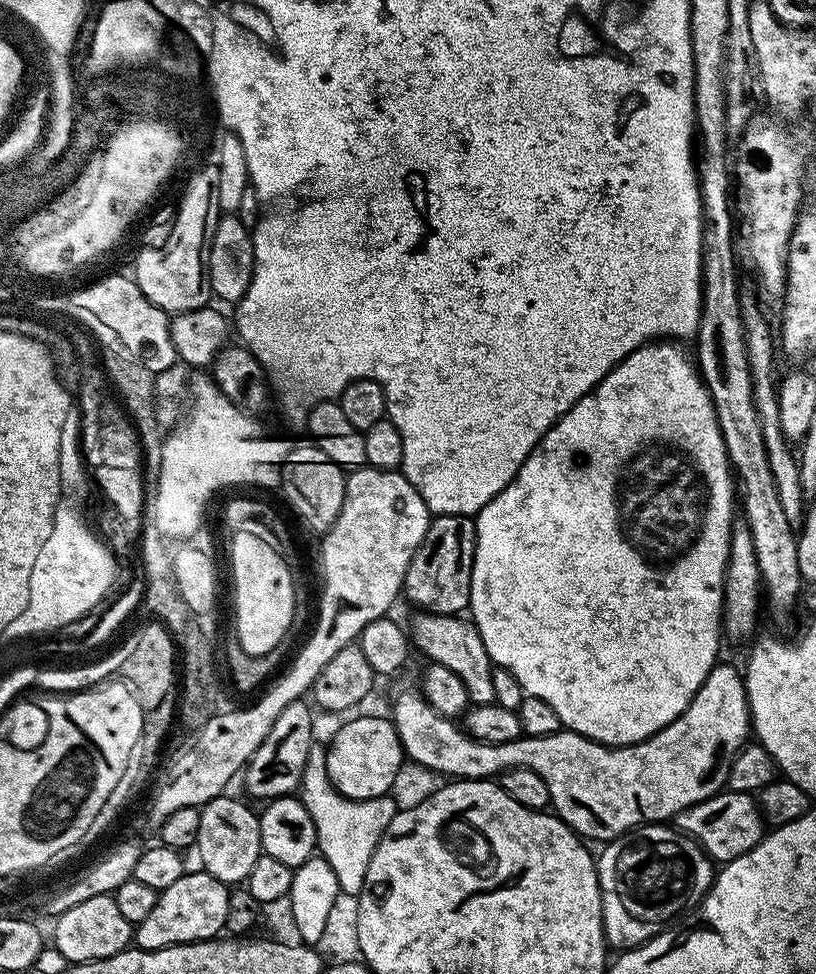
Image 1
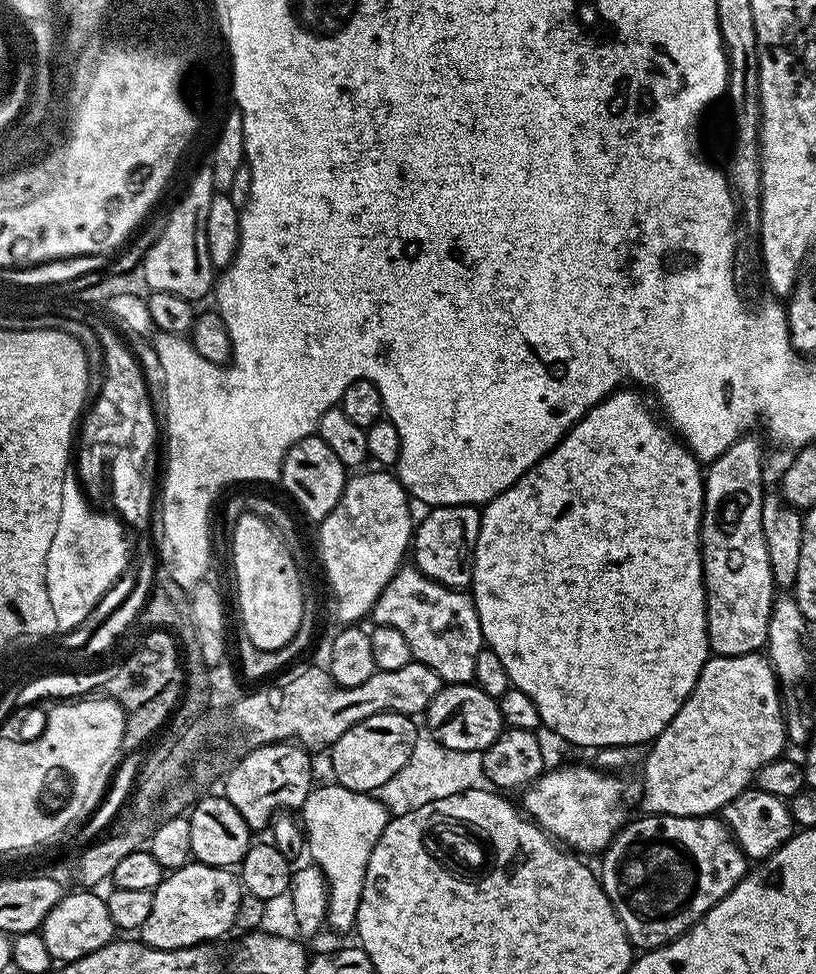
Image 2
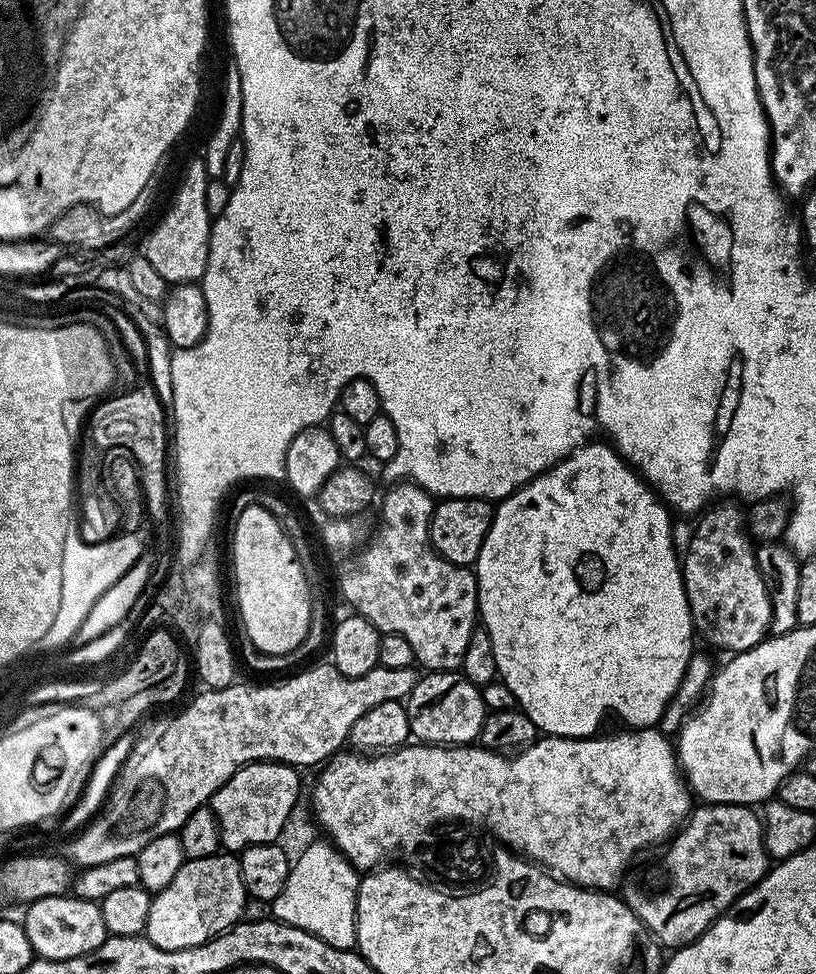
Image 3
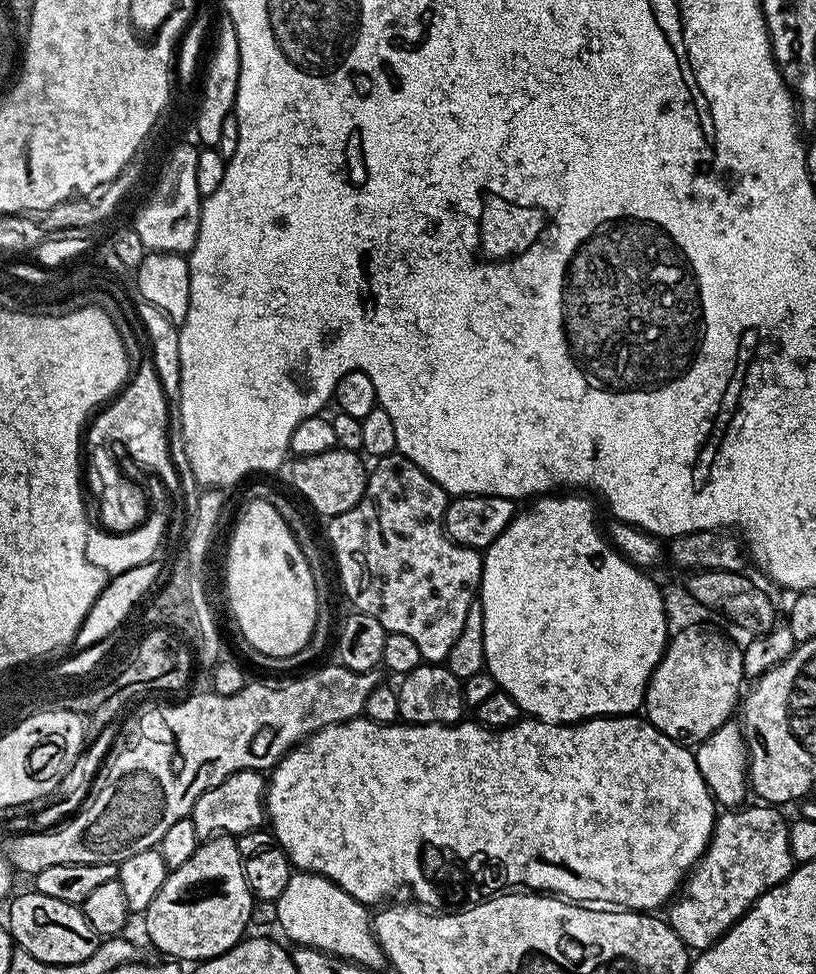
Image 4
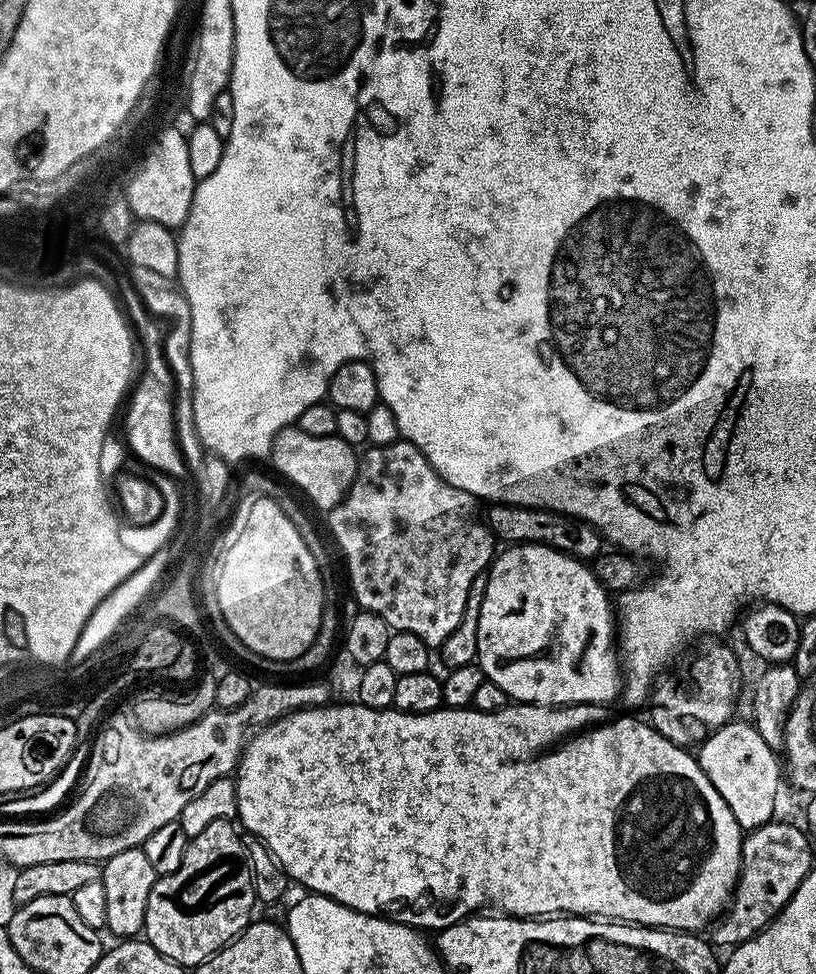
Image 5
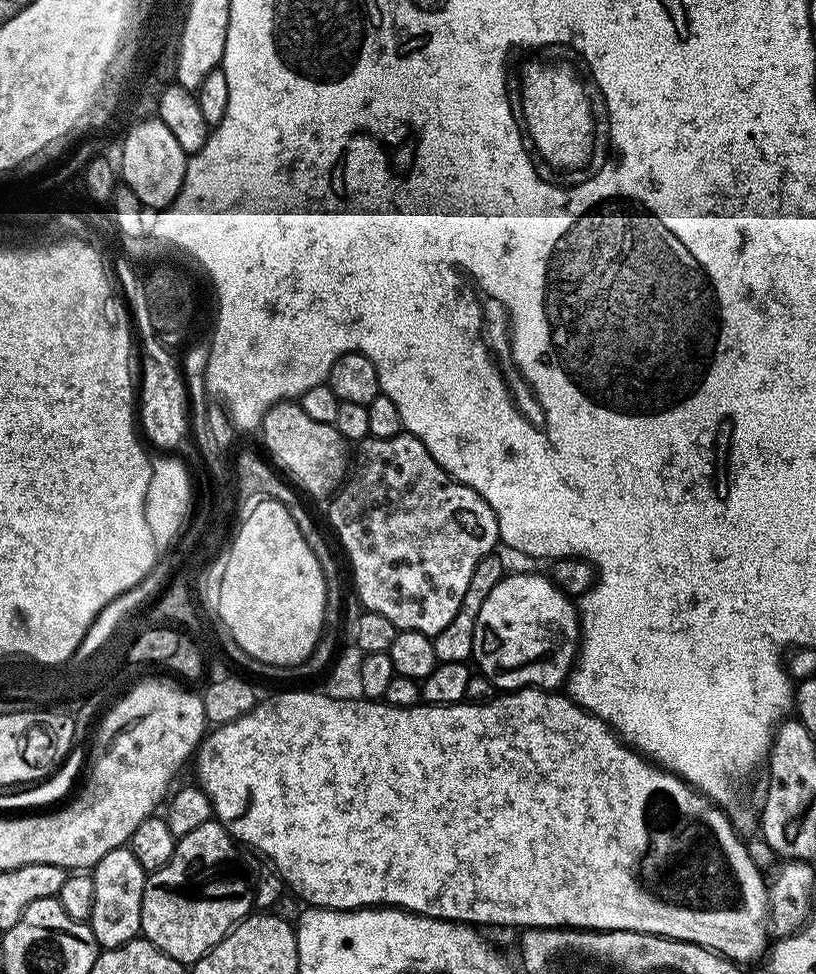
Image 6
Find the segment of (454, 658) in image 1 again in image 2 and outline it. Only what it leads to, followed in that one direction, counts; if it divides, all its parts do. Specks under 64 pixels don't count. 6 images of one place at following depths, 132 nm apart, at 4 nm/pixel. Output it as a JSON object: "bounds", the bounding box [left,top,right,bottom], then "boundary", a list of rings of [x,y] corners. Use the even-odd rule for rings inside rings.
{"bounds":[370,566,484,684],"boundary":[[[402,566],[382,590],[370,613],[373,625],[394,626],[406,638],[417,664],[430,666],[444,684],[471,684],[474,658],[484,644],[476,604],[467,591],[447,588],[422,574],[415,566]]]}

